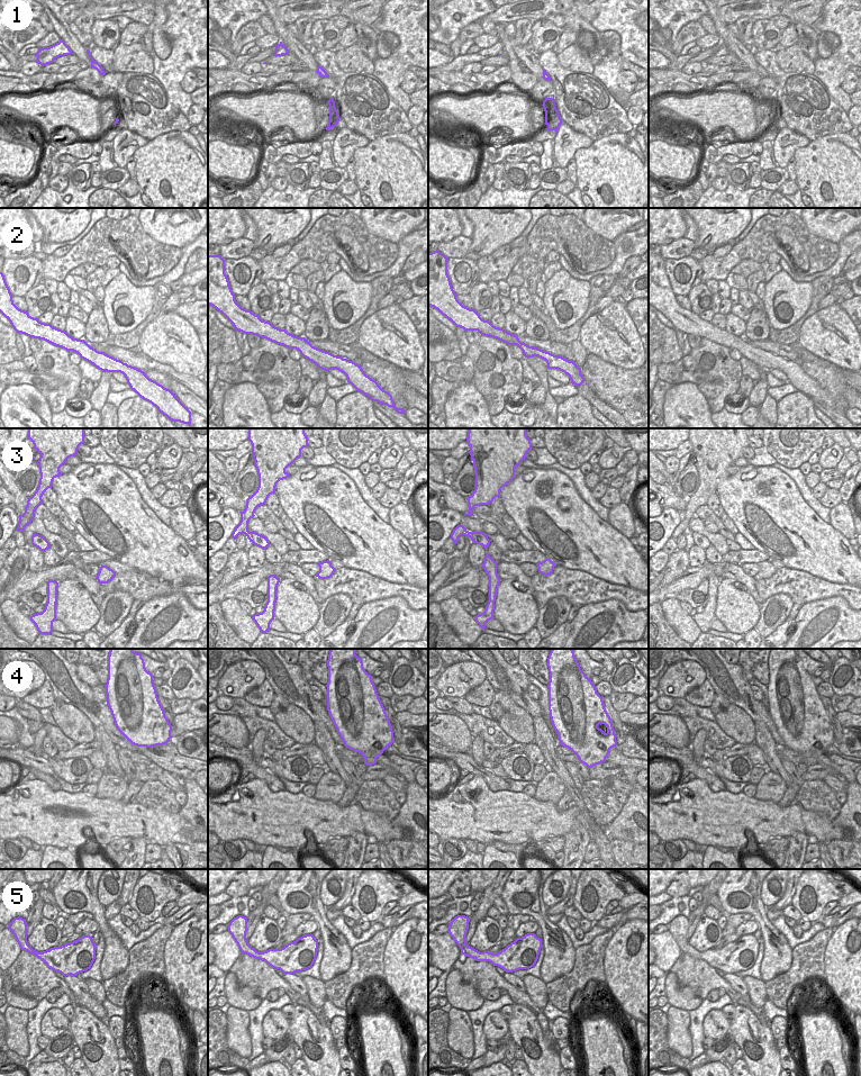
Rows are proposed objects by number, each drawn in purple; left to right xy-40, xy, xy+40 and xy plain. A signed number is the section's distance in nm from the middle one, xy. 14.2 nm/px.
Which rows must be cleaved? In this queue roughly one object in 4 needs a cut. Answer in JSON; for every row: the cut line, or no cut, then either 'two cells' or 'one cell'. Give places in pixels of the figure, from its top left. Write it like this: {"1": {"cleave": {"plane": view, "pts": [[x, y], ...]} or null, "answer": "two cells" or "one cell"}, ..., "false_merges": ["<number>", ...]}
{"1": {"cleave": {"plane": "xy", "pts": [[326, 72], [320, 77]]}, "answer": "two cells"}, "2": {"cleave": null, "answer": "one cell"}, "3": {"cleave": null, "answer": "one cell"}, "4": {"cleave": {"plane": "xy+40", "pts": [[568, 665], [558, 680], [560, 719], [574, 742], [588, 744]]}, "answer": "two cells"}, "5": {"cleave": null, "answer": "one cell"}, "false_merges": ["1", "4"]}

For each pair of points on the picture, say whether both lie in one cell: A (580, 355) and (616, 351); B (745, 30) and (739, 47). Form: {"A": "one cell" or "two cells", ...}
{"A": "two cells", "B": "two cells"}

